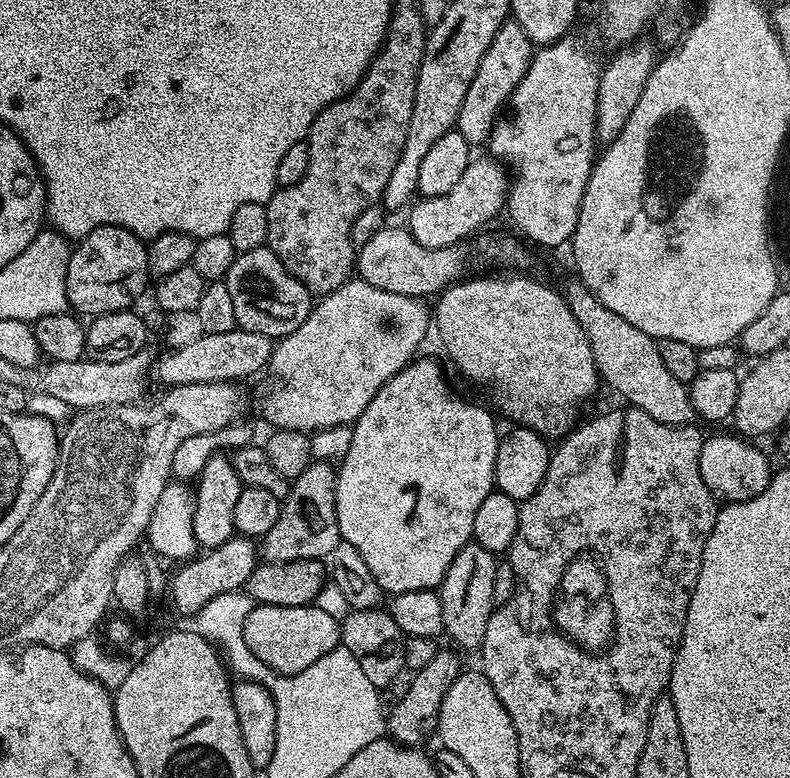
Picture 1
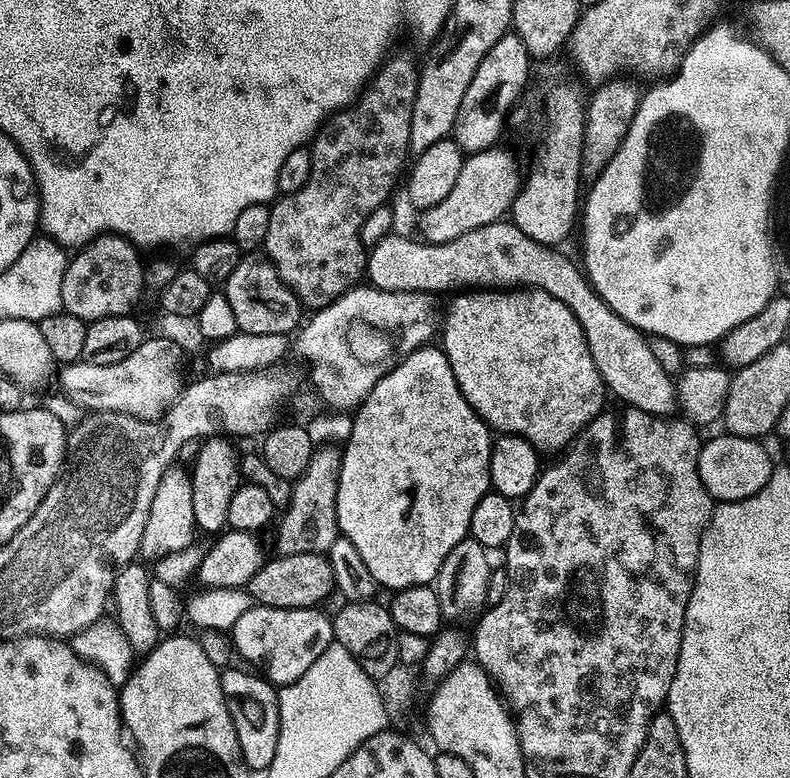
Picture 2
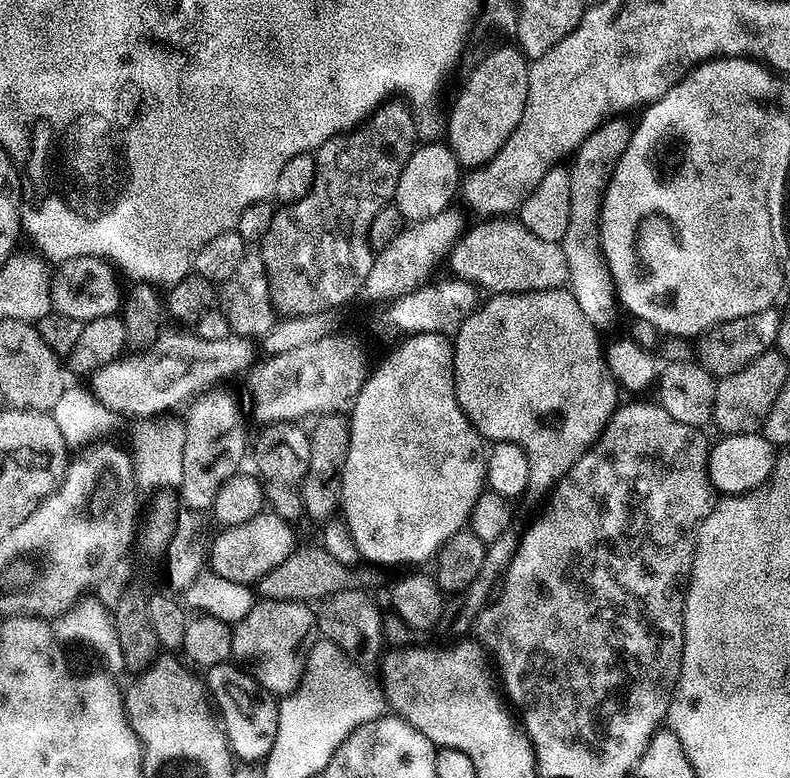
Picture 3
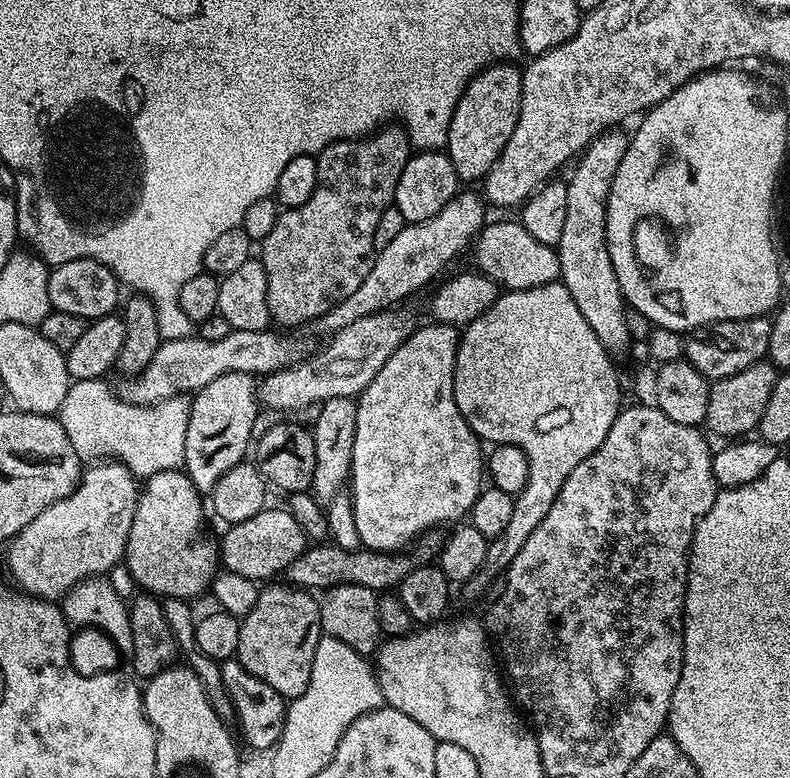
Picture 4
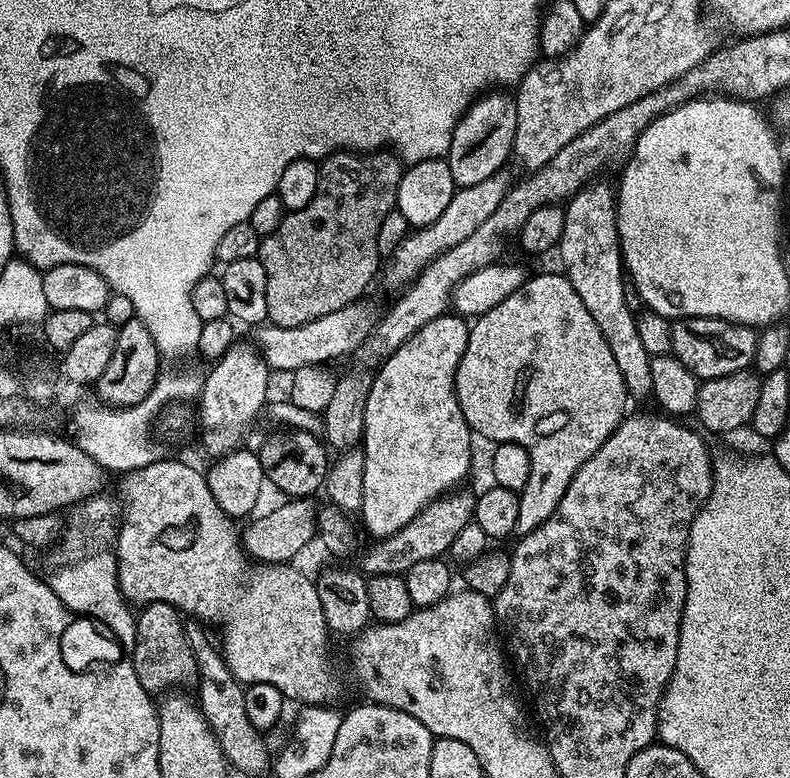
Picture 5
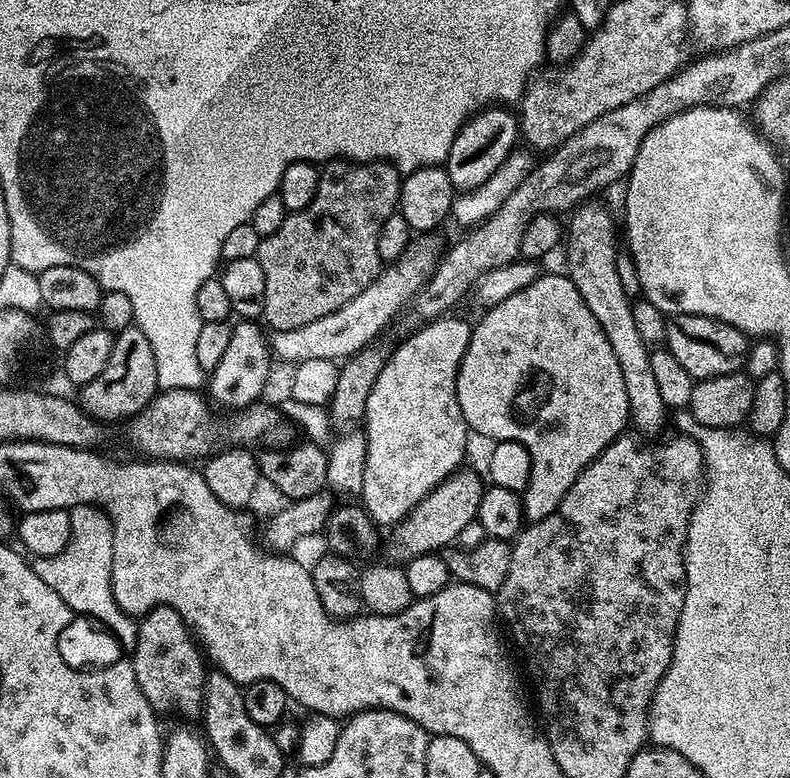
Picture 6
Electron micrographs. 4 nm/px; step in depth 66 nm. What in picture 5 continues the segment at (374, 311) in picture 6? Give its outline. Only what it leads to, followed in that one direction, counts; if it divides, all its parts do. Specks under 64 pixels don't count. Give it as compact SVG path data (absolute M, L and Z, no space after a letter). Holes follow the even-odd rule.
M360 306L343 308L334 314L325 314L323 318L314 318L314 322L306 322L302 326L283 328L277 324L265 323L257 327L256 344L258 355L269 369L286 374L293 374L300 367L327 365L327 360L336 360L347 352L352 352L364 340L368 326L368 316Z

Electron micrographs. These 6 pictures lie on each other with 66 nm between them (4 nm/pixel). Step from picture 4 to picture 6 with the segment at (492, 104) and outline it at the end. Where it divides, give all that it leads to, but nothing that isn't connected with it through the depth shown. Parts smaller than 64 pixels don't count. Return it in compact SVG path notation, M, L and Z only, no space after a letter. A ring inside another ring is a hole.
M488 106L477 111L475 116L469 116L468 121L458 130L454 138L454 146L450 146L450 154L446 161L452 187L457 193L461 193L482 186L482 182L486 182L486 178L490 178L490 174L494 174L494 170L498 170L502 162L506 162L506 158L517 147L516 140L518 144L518 116L515 111L504 106Z

